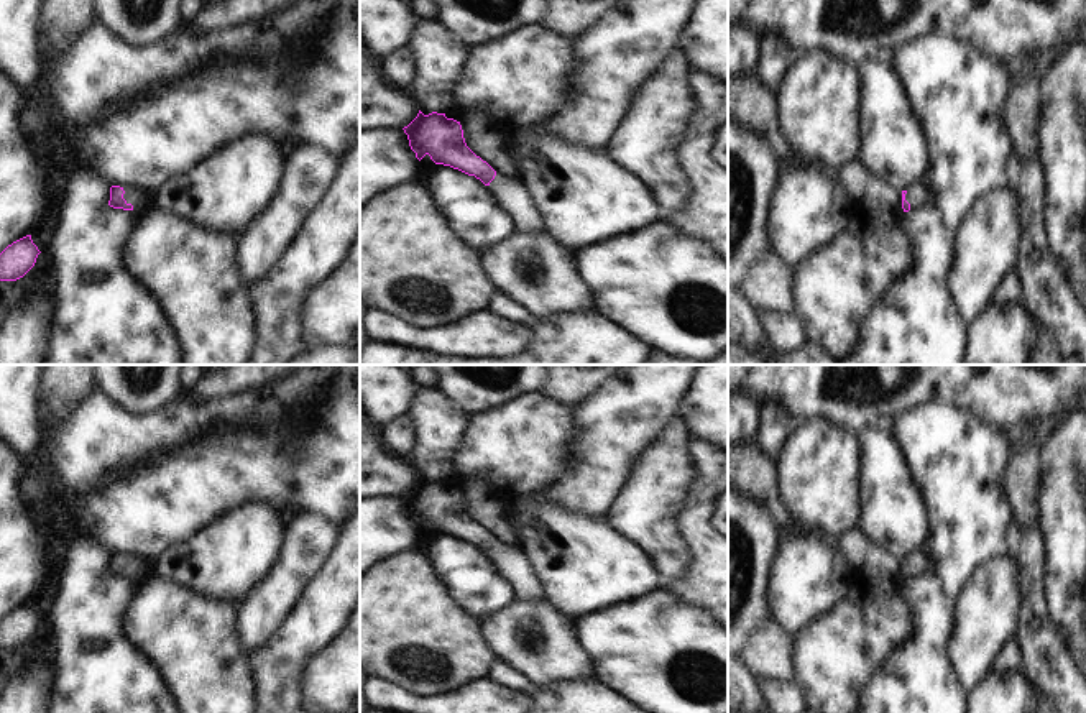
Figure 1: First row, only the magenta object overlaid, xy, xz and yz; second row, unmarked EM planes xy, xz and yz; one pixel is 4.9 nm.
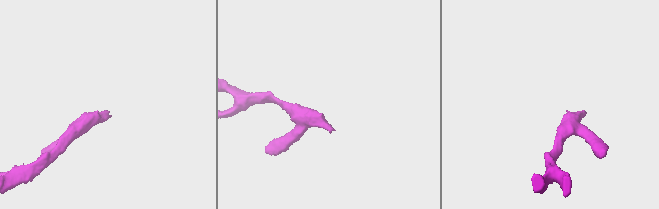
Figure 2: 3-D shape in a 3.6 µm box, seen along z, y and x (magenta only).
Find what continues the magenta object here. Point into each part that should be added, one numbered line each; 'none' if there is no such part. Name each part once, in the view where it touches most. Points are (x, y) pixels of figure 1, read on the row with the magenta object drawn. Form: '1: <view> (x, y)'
1: xy (133, 196)

